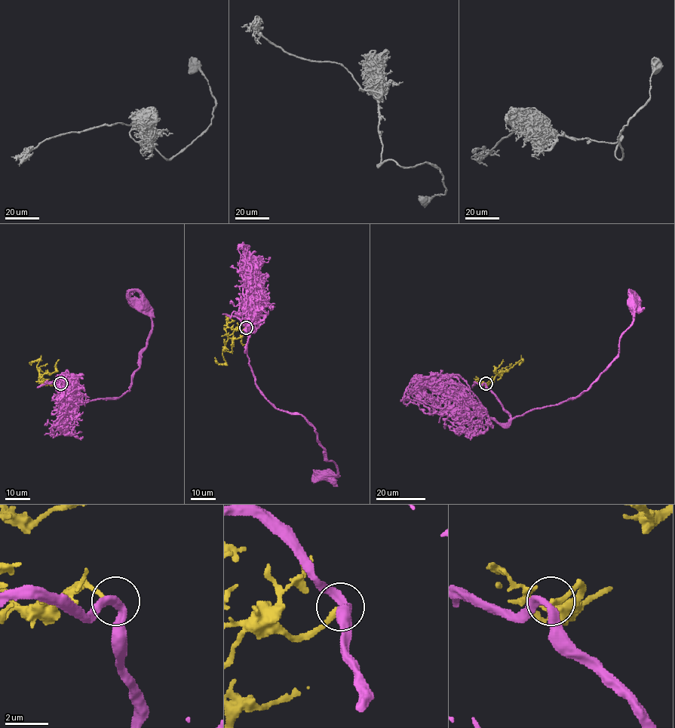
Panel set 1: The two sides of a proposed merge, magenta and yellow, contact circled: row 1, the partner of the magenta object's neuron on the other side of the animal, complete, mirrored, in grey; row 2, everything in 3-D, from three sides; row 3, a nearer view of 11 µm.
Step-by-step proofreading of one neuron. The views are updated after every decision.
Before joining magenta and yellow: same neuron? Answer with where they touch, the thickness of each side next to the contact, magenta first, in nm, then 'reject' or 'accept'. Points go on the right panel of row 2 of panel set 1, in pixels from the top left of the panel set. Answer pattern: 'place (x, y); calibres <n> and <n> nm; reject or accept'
place (486, 383); calibres 340 and 260 nm; reject

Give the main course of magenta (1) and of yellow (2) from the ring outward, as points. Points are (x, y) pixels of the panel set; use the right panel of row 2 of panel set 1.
1: (486, 383), (512, 418), (577, 397), (618, 356), (619, 338), (633, 320), (636, 304), (634, 303)
2: (486, 383), (489, 381), (488, 385), (497, 375), (521, 360), (522, 361), (515, 362)

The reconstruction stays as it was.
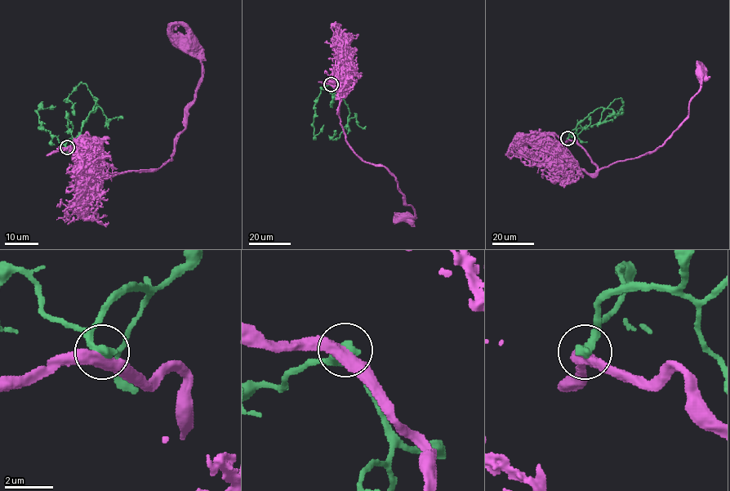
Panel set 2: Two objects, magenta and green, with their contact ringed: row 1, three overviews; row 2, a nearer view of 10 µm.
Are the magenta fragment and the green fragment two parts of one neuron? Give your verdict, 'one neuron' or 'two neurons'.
two neurons

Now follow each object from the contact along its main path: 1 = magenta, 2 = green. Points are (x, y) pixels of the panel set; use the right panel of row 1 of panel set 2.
1: (567, 138), (576, 140), (599, 169), (652, 153), (687, 117), (689, 101), (700, 87), (704, 73), (701, 73)
2: (567, 138), (591, 113), (600, 108), (607, 108), (615, 99), (620, 98), (623, 104), (614, 118)

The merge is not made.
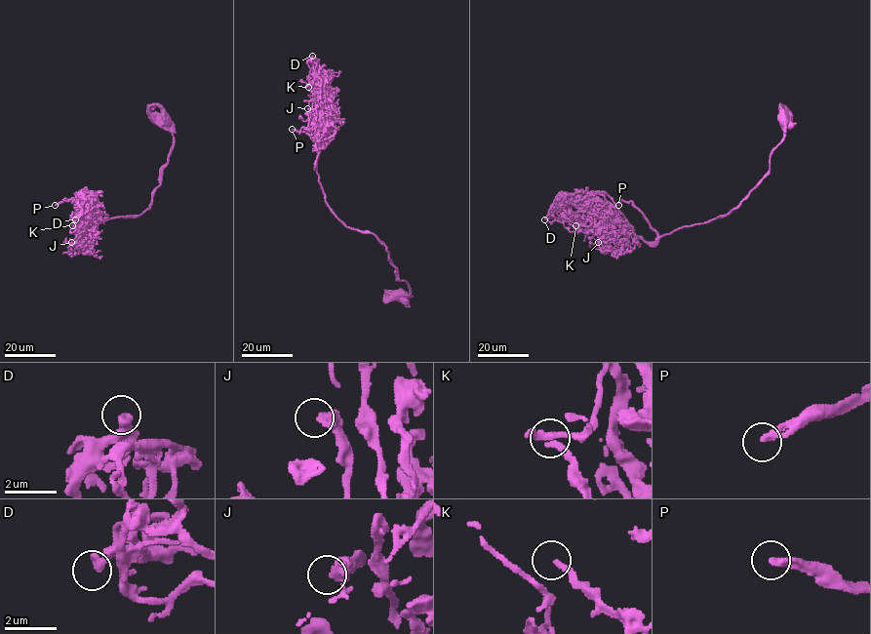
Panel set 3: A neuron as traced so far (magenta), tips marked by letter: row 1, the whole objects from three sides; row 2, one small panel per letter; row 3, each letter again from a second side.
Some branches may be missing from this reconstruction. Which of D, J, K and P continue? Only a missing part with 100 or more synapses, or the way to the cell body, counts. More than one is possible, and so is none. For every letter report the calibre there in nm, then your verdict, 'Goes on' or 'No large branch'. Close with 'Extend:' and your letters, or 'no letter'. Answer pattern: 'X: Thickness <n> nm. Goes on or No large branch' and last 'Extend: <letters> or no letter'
D: Thickness 400 nm. No large branch
J: Thickness 400 nm. No large branch
K: Thickness 240 nm. No large branch
P: Thickness 280 nm. Goes on
Extend: P

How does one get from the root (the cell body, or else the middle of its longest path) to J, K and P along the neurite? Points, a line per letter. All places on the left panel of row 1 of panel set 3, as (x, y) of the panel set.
J: (162, 119), (173, 136), (173, 149), (149, 207), (136, 217), (94, 223), (80, 242), (86, 231), (71, 242)
K: (162, 119), (173, 136), (173, 149), (149, 207), (136, 217), (94, 223), (80, 242), (87, 233), (72, 225)
P: (162, 119), (173, 136), (173, 149), (149, 208), (136, 217), (94, 223), (80, 236), (79, 202), (55, 205)

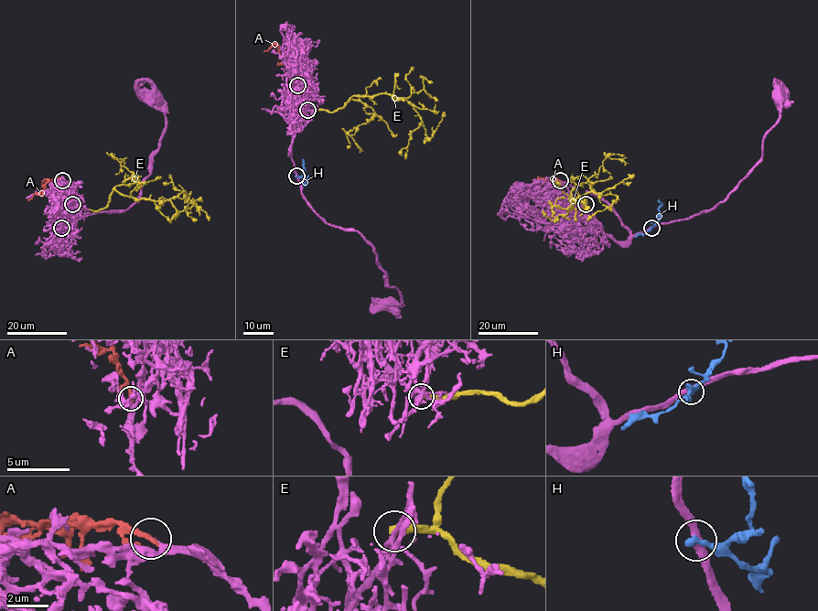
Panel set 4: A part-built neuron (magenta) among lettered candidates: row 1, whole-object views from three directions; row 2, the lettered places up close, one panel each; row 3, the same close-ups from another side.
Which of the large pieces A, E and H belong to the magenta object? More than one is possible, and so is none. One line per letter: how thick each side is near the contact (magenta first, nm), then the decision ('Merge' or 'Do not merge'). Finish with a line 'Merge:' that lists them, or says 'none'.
A: Thickness 150 nm (magenta) against 280 nm. Merge
E: Thickness 220 nm (magenta) against 360 nm. Do not merge
H: Thickness 380 nm (magenta) against 320 nm. Do not merge
Merge: A

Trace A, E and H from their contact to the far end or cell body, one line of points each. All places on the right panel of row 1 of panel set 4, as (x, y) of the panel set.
A: (561, 181), (535, 180), (520, 195), (522, 194), (526, 199)
E: (586, 203), (586, 211), (578, 194), (571, 191), (573, 200), (589, 191), (617, 197), (586, 220)
H: (651, 229), (659, 219), (661, 204), (657, 200)

